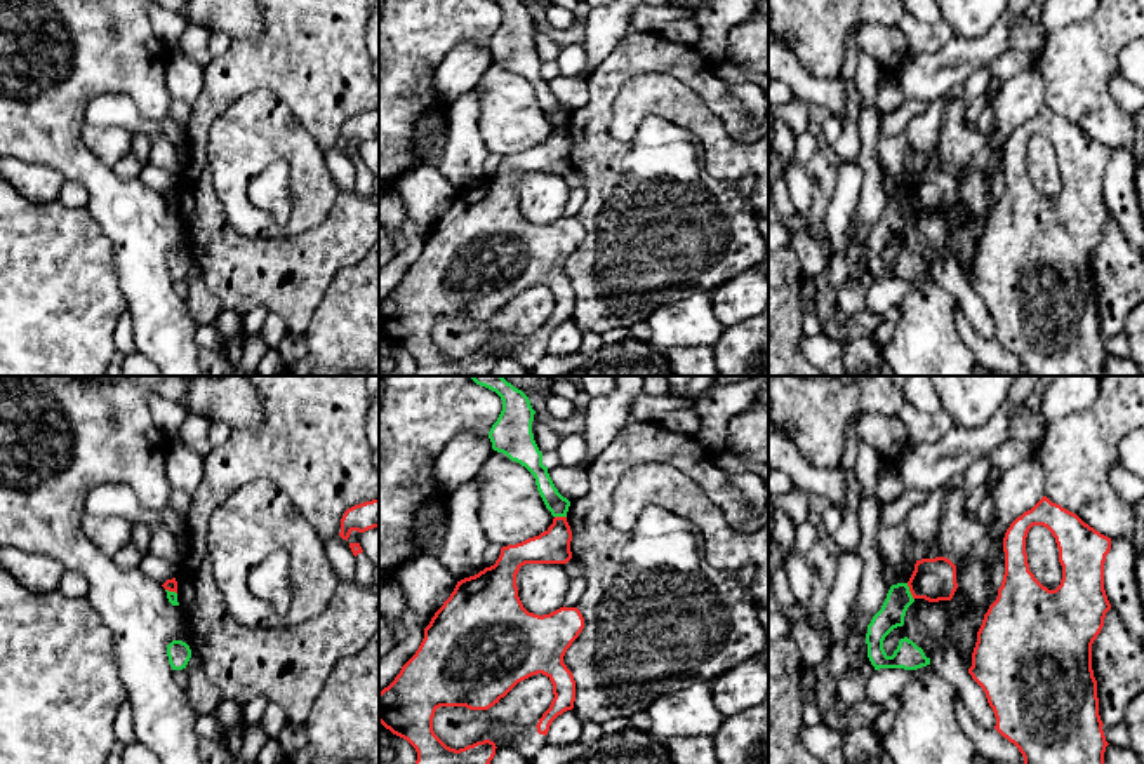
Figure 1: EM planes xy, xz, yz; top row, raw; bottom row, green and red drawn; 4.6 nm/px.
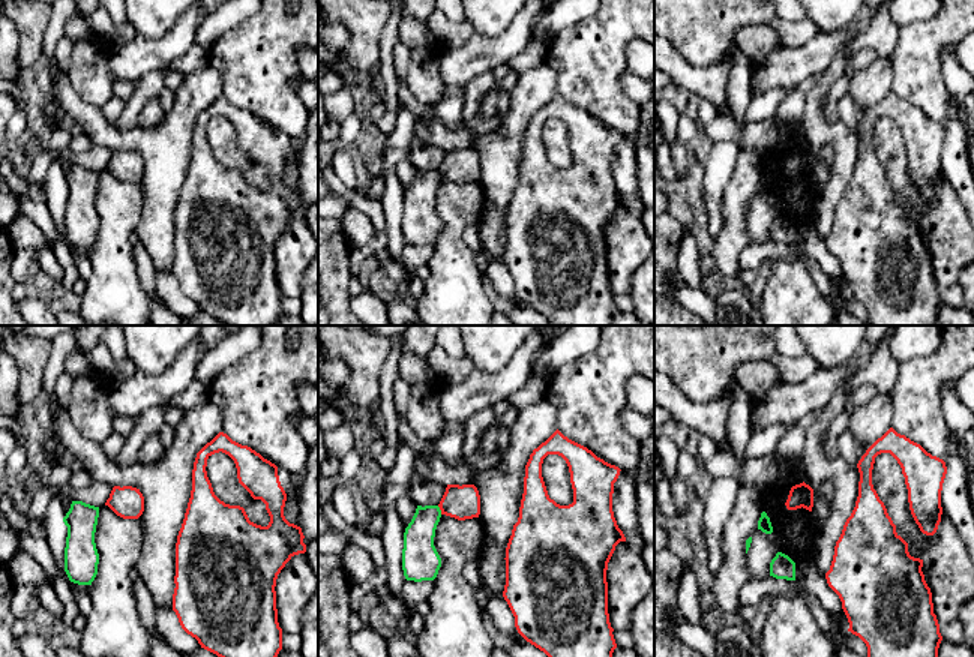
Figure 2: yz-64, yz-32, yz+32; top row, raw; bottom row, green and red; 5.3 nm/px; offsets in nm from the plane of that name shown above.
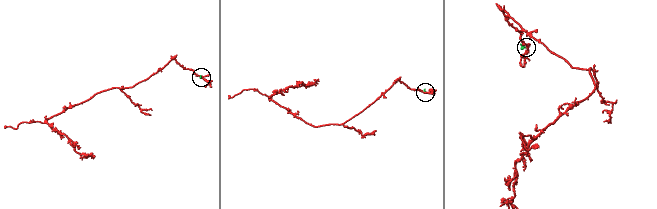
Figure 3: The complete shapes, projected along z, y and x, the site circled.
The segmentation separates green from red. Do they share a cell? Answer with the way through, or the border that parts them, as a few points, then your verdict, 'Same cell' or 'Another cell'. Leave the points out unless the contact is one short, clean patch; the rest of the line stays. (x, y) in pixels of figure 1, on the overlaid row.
Boundary: yz (906, 583), (913, 599). Another cell

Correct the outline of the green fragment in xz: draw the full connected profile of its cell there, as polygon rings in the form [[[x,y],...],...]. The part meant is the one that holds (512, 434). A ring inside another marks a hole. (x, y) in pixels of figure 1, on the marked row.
[[[469,376],[476,385],[496,392],[502,400],[502,411],[489,432],[492,449],[525,466],[535,479],[537,491],[553,517],[567,517],[570,501],[555,487],[548,466],[542,465],[532,421],[535,411],[529,397],[508,383],[502,376]]]

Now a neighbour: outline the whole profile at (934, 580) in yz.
[[[946,557],[916,560],[908,586],[913,599],[951,600],[958,588],[956,566]]]

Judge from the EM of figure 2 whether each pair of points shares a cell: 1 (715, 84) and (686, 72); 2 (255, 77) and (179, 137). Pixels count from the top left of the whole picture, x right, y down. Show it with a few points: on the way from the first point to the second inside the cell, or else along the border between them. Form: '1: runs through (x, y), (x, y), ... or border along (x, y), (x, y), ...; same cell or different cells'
1: runs through (707, 83), (694, 78); same cell
2: border along (209, 62), (221, 77), (222, 95); different cells

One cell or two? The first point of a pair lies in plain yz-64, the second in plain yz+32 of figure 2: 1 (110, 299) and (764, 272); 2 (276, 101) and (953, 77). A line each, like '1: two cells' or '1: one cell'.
1: two cells
2: two cells

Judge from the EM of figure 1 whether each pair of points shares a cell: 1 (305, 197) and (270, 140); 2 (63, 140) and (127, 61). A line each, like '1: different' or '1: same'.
1: same
2: same

